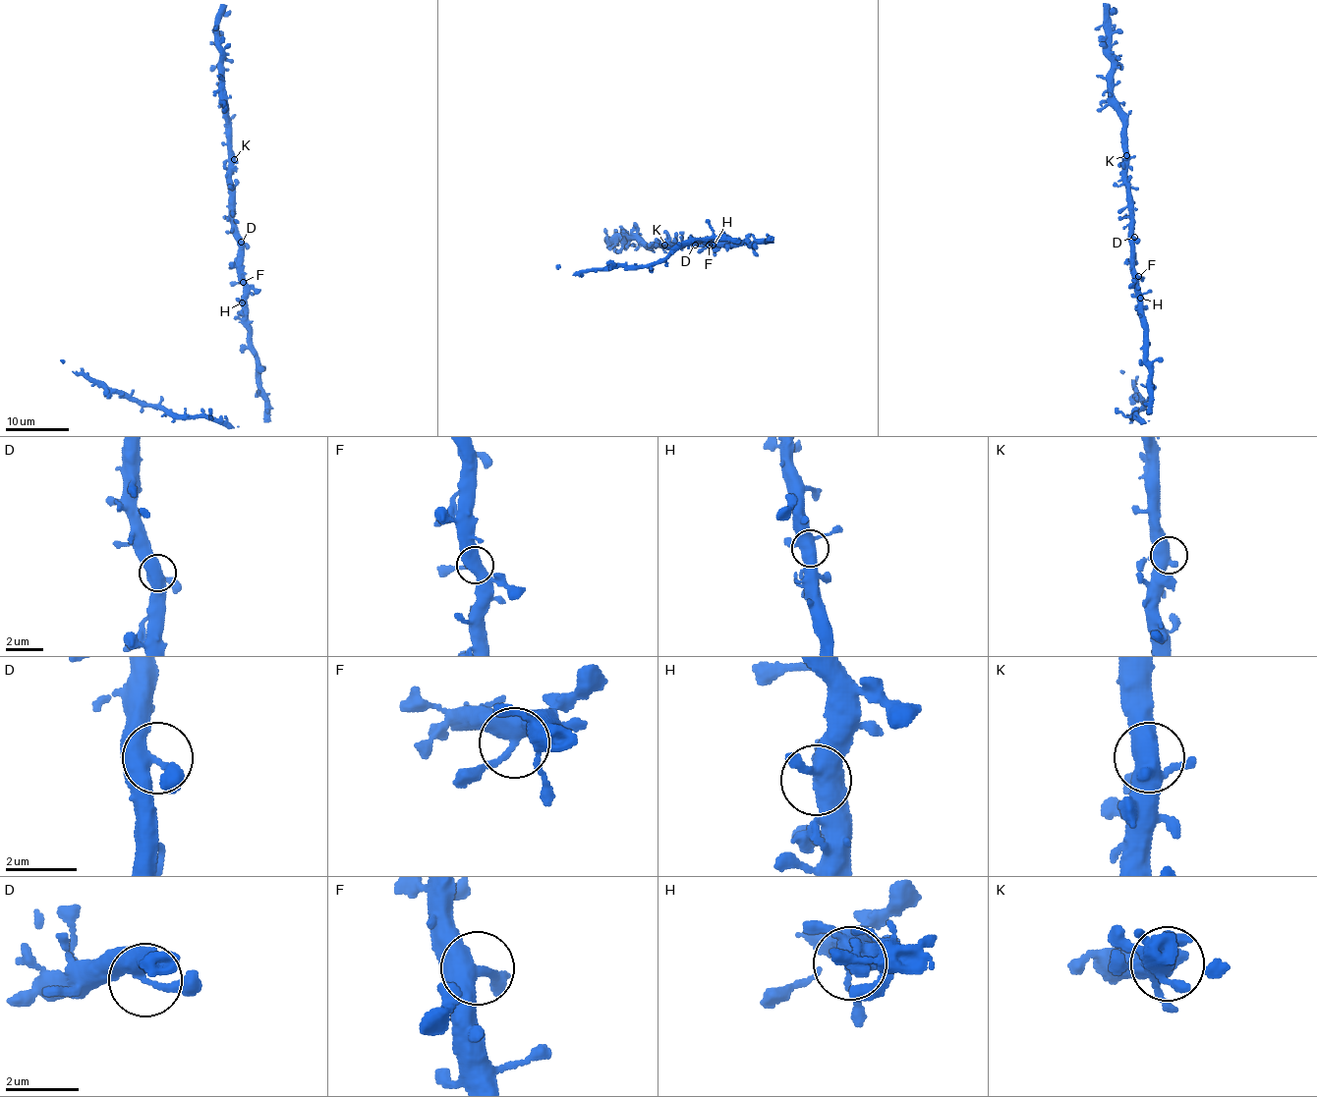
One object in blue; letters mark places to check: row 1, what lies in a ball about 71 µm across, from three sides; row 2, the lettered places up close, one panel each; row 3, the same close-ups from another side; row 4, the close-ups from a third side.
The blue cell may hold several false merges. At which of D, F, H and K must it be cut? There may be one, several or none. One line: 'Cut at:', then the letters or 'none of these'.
Cut at: none of these

